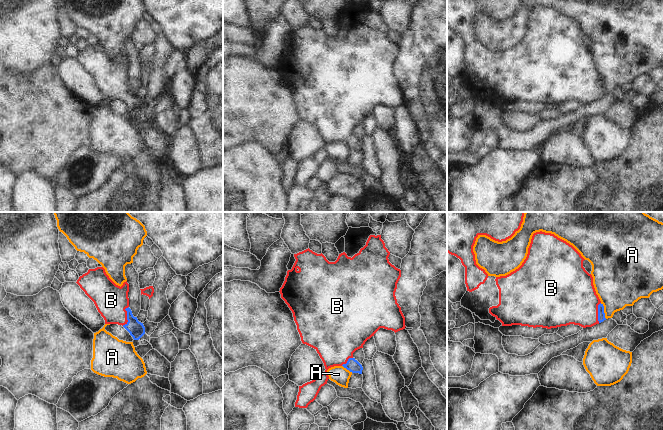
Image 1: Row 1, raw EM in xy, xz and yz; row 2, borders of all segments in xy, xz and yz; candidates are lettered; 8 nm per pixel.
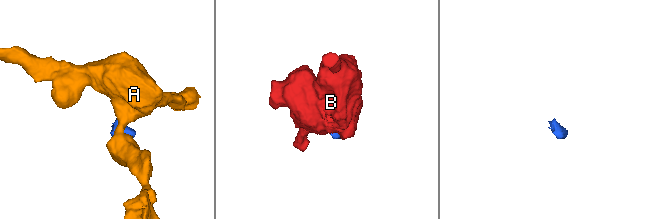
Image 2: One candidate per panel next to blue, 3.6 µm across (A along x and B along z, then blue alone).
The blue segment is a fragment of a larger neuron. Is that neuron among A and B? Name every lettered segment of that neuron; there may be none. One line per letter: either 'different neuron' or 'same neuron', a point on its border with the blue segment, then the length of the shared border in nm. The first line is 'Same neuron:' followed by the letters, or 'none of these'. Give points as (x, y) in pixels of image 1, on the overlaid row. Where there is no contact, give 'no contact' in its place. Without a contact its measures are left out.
Same neuron: B
A: different neuron; contact yz (603, 311); length 140 nm
B: same neuron; contact xy (127, 316); length 170 nm

